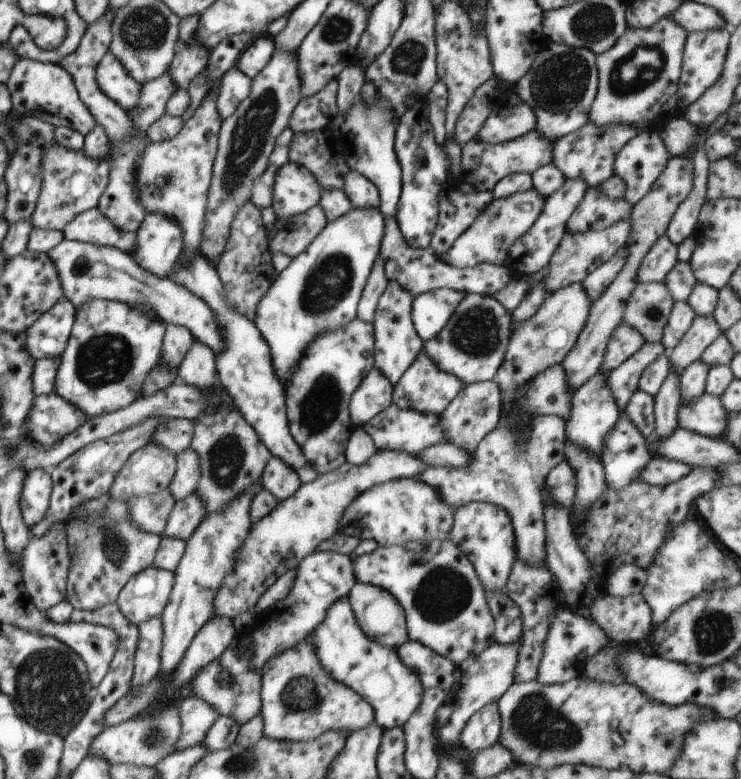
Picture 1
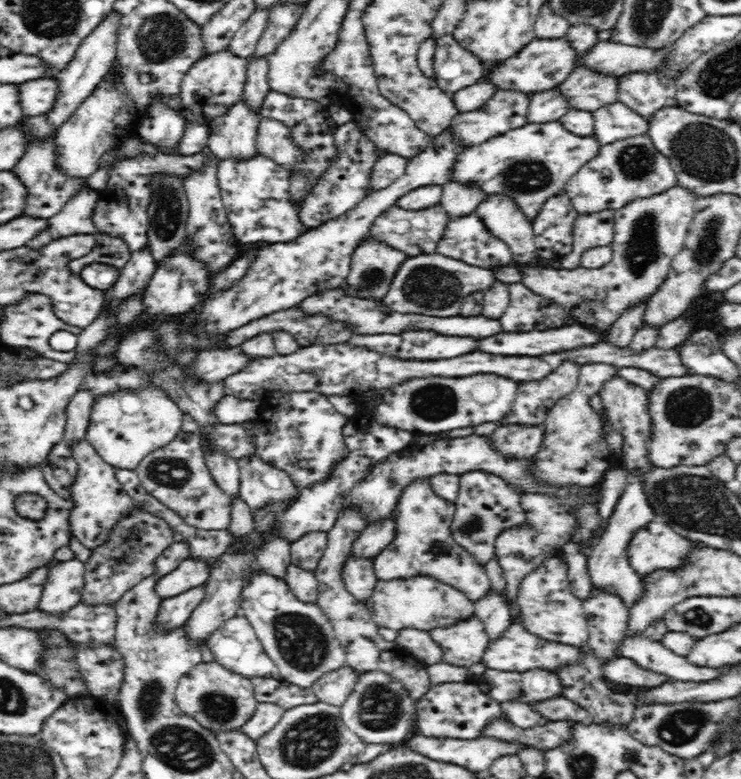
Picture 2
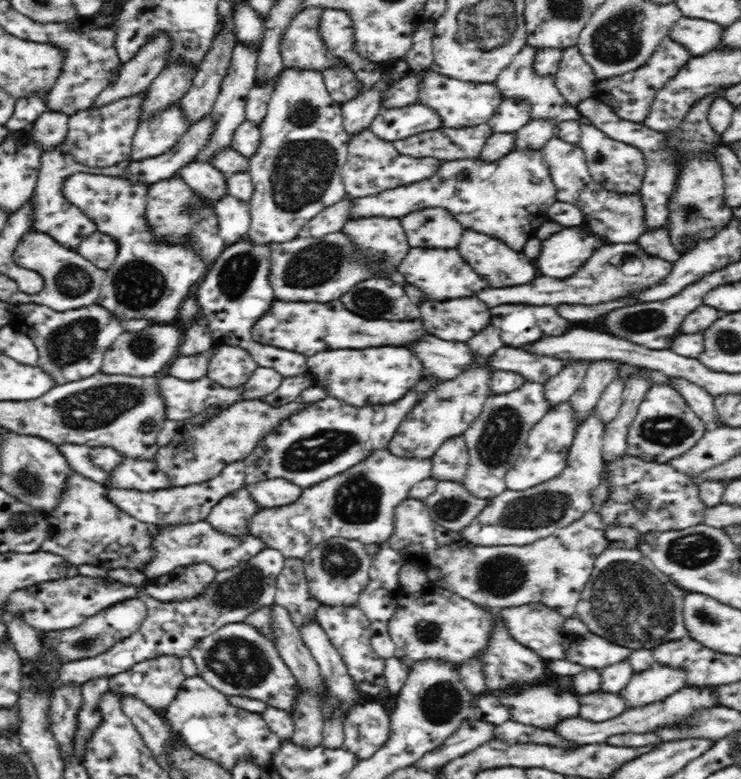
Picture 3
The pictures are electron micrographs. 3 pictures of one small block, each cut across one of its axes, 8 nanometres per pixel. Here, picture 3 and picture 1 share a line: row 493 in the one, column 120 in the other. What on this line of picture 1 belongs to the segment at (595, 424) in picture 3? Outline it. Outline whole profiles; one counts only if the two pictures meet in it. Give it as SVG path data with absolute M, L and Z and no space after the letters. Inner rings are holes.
M112 498L106 500L104 516L80 522L66 521L64 526L67 526L71 559L65 600L78 610L93 611L116 603L127 582L154 565L155 557L162 546L160 535L140 530L140 526L132 522L131 506L128 502L118 502Z

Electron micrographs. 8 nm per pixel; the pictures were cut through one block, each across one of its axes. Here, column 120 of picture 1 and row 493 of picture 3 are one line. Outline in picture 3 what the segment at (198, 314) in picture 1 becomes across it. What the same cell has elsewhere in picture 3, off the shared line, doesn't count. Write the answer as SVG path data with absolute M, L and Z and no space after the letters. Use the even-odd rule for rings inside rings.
M284 478L260 480L250 484L250 486L246 485L246 488L260 508L276 508L292 504L295 500L298 500L303 491L303 488Z

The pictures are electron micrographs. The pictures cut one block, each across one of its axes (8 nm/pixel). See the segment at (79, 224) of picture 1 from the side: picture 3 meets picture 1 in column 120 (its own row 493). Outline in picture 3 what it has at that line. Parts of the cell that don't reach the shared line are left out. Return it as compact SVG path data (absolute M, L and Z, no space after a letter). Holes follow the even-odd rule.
M246 486L224 496L215 504L207 516L207 520L220 532L228 536L246 536L246 524L260 506L254 502Z

